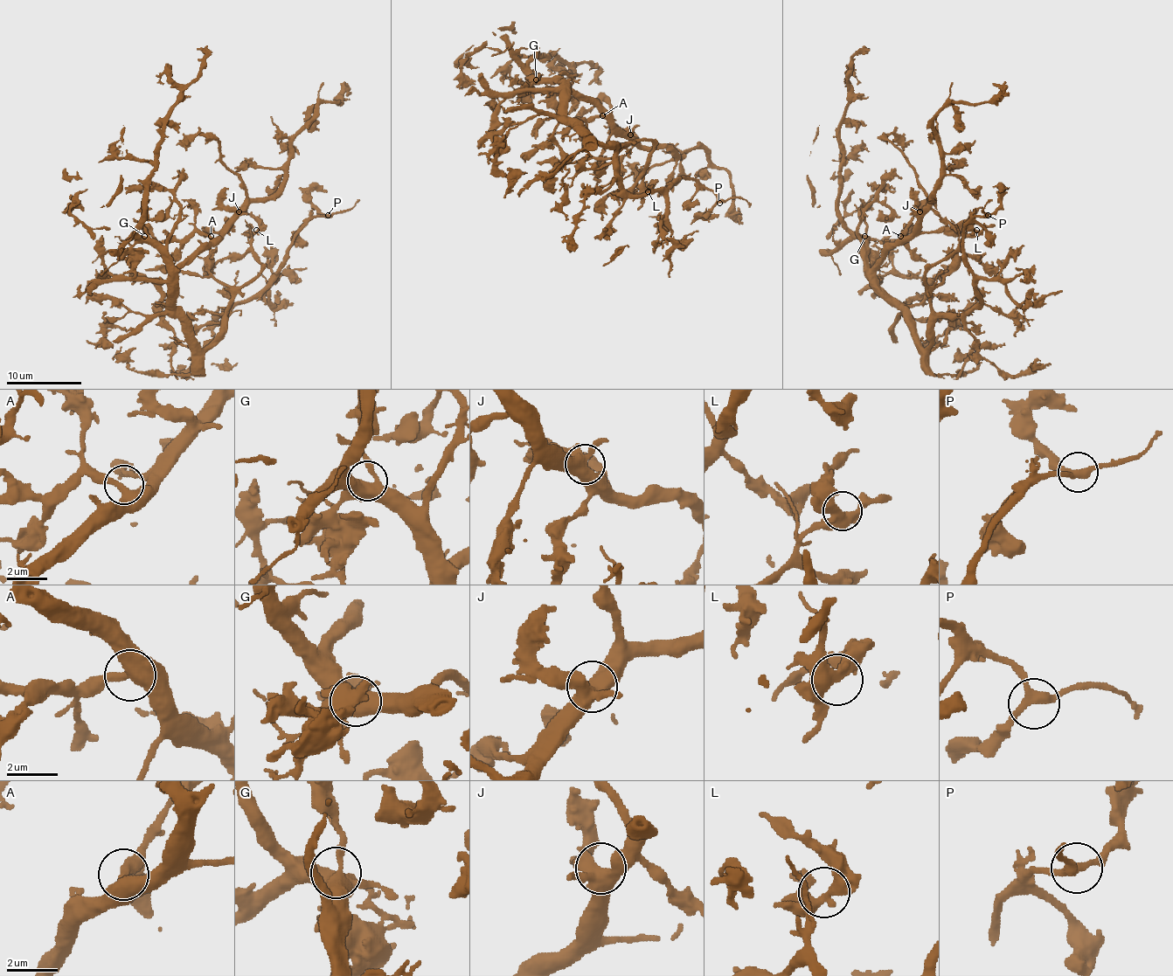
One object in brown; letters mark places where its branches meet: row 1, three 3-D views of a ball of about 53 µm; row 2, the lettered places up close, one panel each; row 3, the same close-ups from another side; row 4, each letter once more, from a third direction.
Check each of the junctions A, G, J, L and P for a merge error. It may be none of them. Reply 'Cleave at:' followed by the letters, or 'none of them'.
Cleave at: none of them

